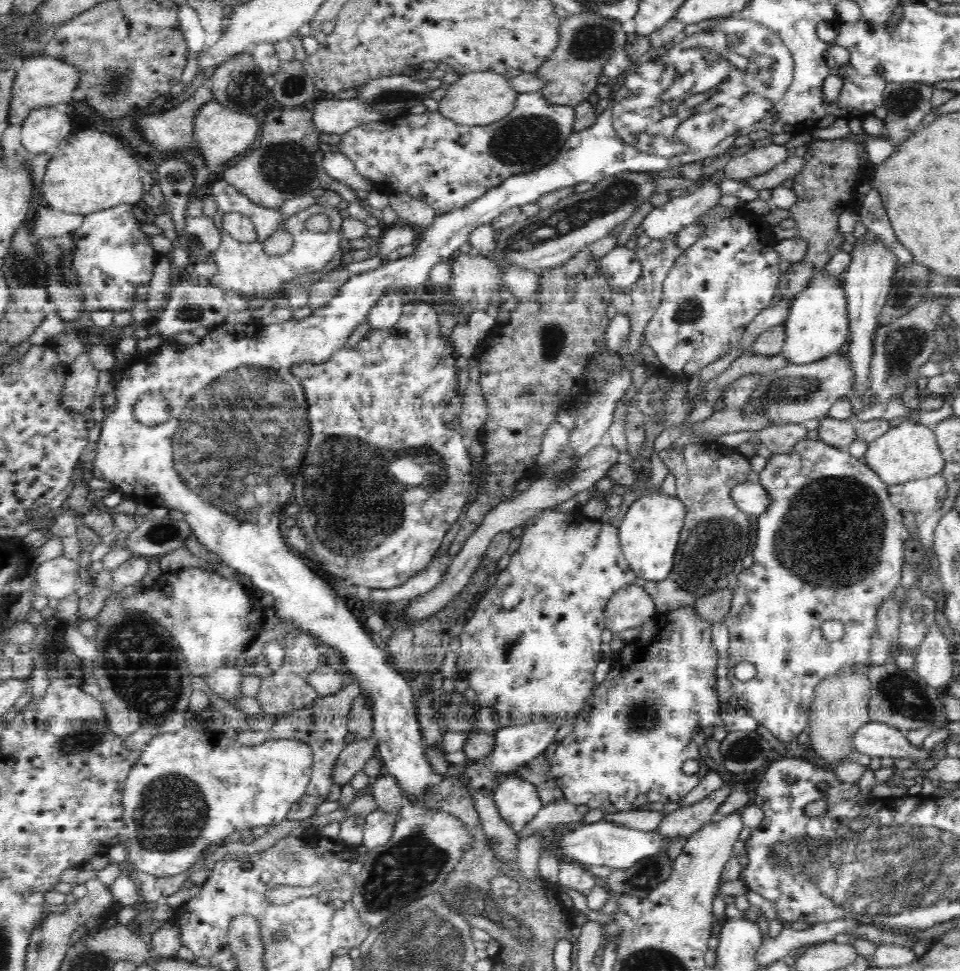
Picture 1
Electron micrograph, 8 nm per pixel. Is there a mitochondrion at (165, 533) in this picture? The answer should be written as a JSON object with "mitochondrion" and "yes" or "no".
{"mitochondrion":"yes"}

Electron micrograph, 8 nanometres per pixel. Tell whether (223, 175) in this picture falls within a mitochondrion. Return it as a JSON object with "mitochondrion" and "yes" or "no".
{"mitochondrion":"no"}

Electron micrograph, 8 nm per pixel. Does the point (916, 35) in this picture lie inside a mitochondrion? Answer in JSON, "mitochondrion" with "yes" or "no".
{"mitochondrion":"no"}

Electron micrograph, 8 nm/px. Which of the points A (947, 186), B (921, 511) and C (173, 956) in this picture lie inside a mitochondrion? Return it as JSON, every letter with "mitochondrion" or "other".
{"A":"other","B":"other","C":"other"}

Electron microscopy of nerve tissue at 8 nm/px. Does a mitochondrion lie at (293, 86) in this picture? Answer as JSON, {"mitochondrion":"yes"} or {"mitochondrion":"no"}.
{"mitochondrion":"yes"}

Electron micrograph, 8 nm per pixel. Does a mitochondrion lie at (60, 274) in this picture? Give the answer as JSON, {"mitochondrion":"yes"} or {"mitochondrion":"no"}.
{"mitochondrion":"yes"}

